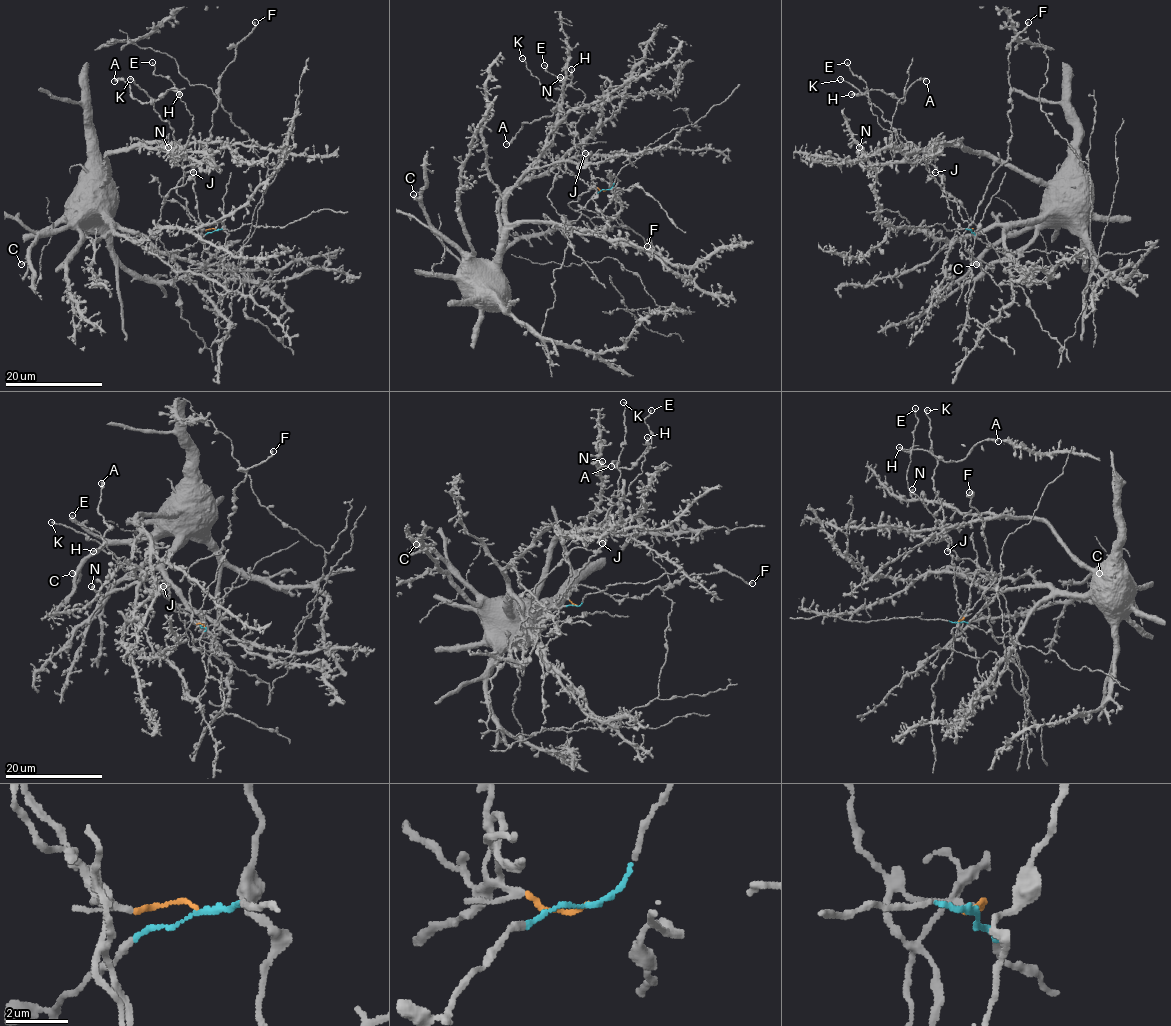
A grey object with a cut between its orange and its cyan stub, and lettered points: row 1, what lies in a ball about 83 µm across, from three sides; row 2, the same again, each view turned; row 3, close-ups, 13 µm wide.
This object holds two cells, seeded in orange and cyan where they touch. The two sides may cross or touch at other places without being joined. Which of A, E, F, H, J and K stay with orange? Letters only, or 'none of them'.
A, E, F, H, J, K

